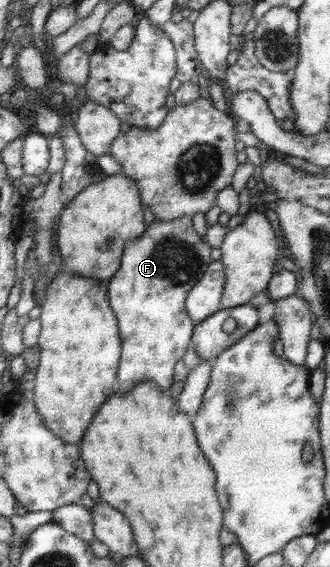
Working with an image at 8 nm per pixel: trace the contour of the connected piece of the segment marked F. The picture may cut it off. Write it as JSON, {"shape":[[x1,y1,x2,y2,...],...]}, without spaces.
{"shape":[[179,218,174,222,160,222,156,219,147,227,144,236,127,243,121,270,112,275,107,284,110,307,114,312,118,311,118,328,124,347,118,369,120,390,128,391,142,381,154,381,162,390,169,391,174,383,174,365,188,351,195,331,196,324,188,315,185,299,206,272,207,266,213,262,211,249,211,245,195,232,190,218]]}

